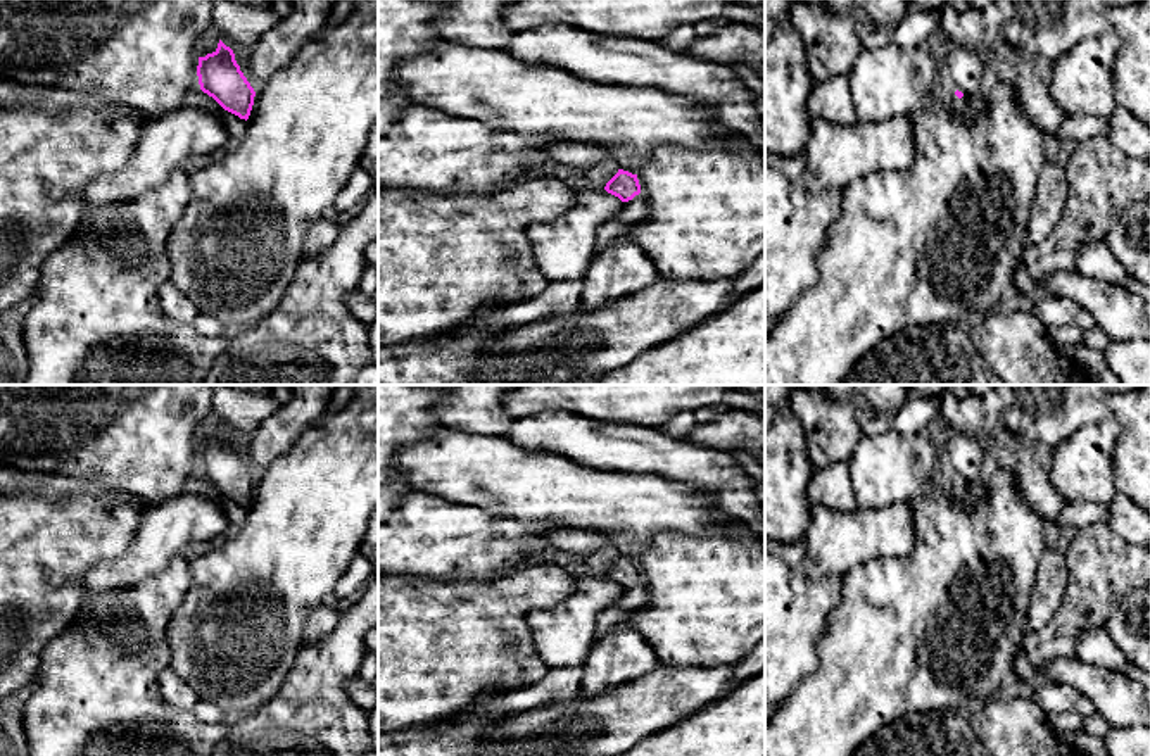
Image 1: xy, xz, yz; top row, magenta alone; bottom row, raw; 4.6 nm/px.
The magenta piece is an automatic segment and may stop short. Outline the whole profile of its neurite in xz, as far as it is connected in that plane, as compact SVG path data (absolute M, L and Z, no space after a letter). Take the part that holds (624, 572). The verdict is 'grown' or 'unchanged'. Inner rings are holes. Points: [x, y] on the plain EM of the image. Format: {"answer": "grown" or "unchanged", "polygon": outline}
{"answer": "grown", "polygon": "M618 556L604 576L618 583L625 592L597 616L596 642L601 642L622 621L648 602L648 589L641 580L637 561Z"}

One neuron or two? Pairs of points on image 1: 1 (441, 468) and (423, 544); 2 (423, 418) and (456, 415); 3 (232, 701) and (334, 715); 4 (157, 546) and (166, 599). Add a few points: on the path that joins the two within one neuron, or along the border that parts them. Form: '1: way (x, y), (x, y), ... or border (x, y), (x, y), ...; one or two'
1: border (411, 489), (473, 506); two
2: border (442, 403), (435, 409), (435, 420), (441, 427); two
3: border (287, 674), (270, 699), (249, 713), (228, 718); two
4: border (180, 554), (159, 572), (139, 579), (125, 591); two

